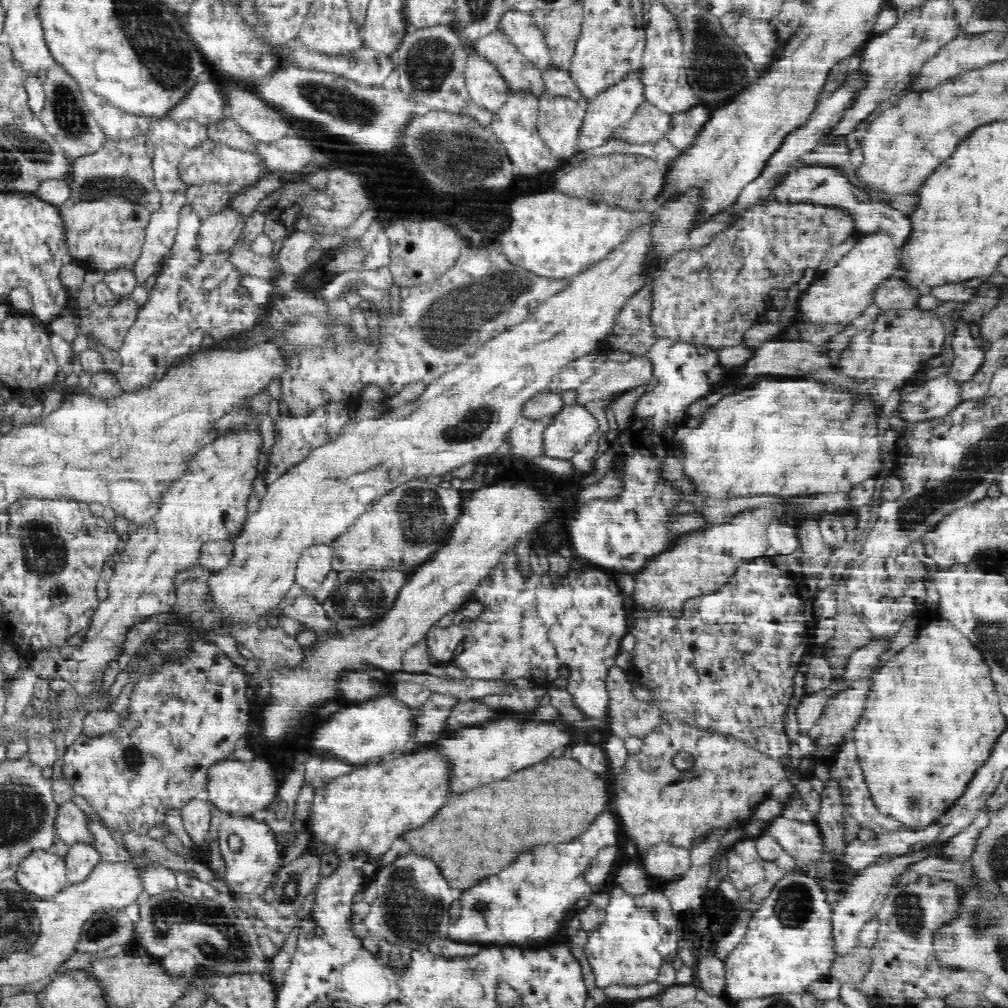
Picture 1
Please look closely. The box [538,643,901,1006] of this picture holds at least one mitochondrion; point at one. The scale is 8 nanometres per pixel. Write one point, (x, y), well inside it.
(793, 907)

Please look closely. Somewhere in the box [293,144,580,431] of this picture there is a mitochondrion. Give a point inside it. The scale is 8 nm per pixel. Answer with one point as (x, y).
(449, 324)

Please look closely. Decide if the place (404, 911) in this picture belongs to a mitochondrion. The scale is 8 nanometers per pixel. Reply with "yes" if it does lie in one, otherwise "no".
yes

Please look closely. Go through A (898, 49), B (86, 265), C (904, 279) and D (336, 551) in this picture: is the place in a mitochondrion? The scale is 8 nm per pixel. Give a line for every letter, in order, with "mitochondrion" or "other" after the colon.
A: other
B: other
C: other
D: other

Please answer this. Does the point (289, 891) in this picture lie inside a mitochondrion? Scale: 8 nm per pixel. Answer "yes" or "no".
yes

